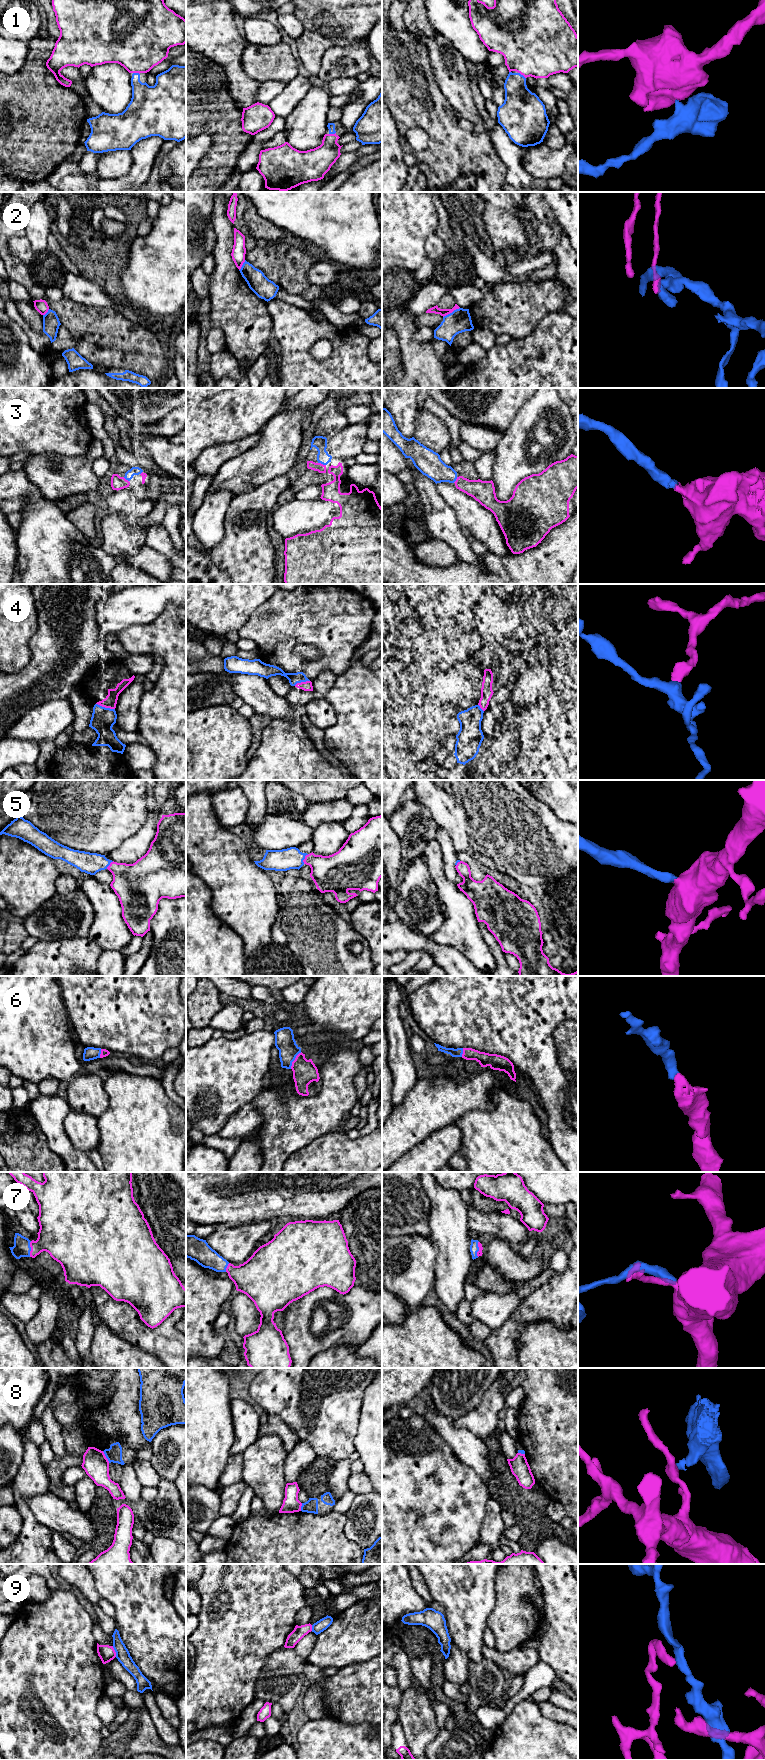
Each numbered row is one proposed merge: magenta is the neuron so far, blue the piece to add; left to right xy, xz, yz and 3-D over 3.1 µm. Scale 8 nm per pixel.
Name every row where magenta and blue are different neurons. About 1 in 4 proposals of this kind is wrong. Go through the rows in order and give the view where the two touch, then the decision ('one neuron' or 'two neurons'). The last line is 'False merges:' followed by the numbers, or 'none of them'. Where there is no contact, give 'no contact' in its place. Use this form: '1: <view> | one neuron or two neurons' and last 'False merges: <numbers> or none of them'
1: yz | one neuron
2: yz | two neurons
3: xz | one neuron
4: xy | one neuron
5: xz | one neuron
6: xz | one neuron
7: xy | one neuron
8: xy | two neurons
9: xy | two neurons
False merges: 2, 8, 9

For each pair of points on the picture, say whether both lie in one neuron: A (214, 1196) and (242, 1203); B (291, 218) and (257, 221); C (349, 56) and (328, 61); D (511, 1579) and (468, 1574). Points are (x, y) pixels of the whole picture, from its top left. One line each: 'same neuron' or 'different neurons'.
A: same neuron
B: different neurons
C: same neuron
D: different neurons

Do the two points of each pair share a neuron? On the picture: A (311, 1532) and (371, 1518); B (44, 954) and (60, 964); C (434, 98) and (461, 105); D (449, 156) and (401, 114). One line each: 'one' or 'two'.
A: two
B: one
C: two
D: one

